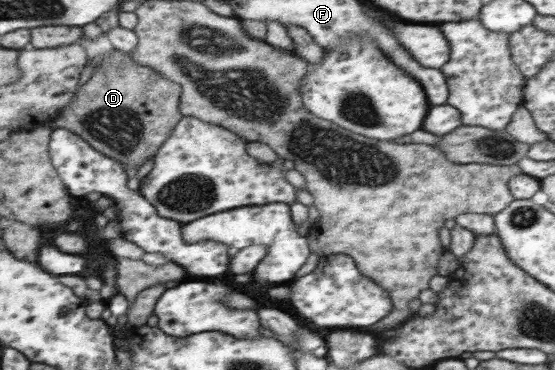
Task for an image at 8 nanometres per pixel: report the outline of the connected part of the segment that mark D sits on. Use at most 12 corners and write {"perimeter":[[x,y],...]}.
{"perimeter":[[114,49],[49,129],[135,171],[182,84]]}

